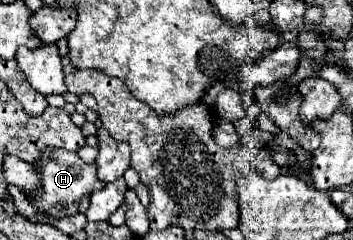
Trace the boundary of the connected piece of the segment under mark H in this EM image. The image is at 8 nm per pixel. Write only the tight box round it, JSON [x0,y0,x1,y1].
[28,149,104,219]

